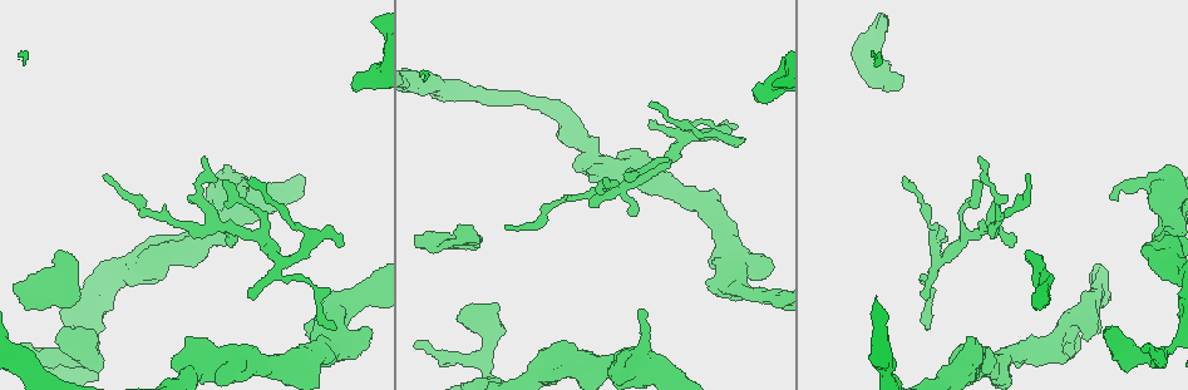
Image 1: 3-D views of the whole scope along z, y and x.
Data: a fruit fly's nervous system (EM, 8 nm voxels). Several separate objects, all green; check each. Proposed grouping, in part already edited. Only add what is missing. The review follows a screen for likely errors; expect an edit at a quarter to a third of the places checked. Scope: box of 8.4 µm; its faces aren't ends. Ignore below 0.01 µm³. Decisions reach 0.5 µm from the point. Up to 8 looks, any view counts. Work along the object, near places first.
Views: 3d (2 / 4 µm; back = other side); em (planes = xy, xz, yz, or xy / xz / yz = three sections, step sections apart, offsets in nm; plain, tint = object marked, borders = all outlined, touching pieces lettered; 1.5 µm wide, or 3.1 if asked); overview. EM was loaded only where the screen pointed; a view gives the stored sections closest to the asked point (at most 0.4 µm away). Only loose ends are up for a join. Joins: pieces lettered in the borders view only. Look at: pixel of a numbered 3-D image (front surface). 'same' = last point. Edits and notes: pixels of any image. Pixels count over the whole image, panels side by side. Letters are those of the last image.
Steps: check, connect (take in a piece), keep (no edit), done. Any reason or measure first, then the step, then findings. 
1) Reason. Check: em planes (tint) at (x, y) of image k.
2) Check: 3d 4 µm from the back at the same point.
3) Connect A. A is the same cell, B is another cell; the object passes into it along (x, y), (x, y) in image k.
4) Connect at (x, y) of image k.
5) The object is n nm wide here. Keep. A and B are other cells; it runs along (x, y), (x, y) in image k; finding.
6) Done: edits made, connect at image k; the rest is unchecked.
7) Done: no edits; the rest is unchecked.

Thin end. Check: em planes (borders) at (249, 297) of image 1.

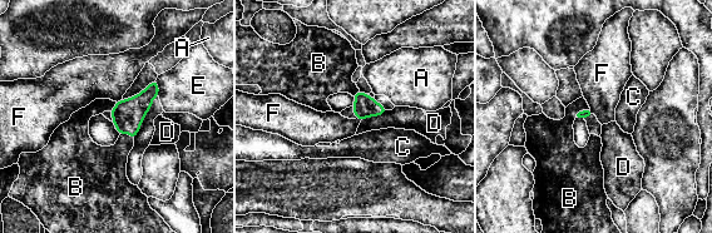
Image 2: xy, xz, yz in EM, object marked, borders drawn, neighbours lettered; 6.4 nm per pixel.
Connect B. B is the same cell, A, C, D, E and F are other cells; the object passes into it along (587, 113), (579, 112), (553, 140) in image 2; the neuron continues.

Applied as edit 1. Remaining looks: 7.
Check: overview.

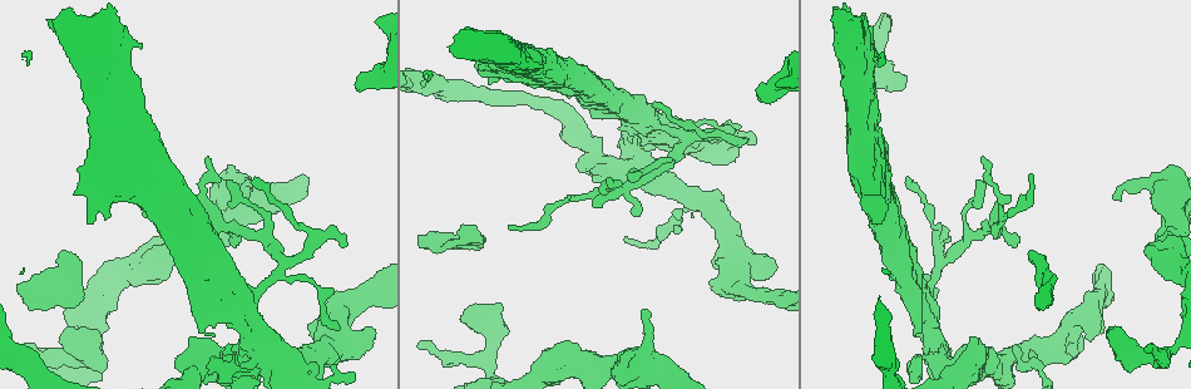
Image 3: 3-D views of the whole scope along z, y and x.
Free end. Check: 3d 2 µm at (235, 246) of image 3.

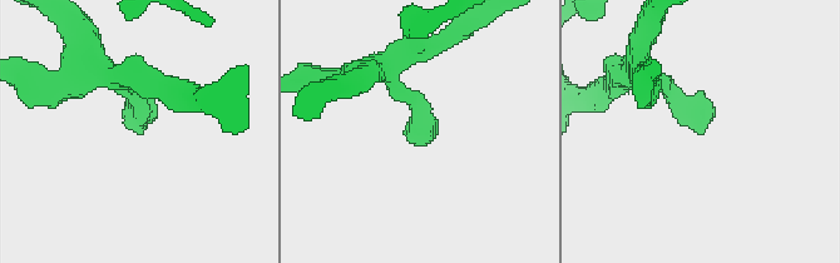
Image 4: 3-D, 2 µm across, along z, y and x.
Check: em xz step 8 (plain) at (702, 134) of image 4.

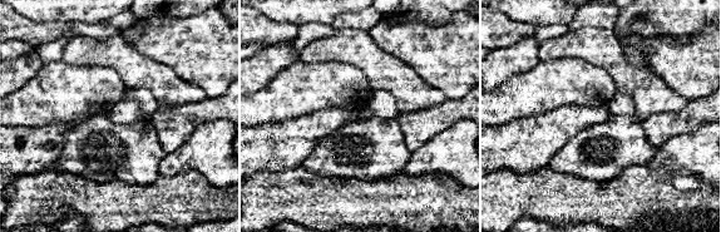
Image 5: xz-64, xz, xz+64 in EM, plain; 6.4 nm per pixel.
Check: em xz step 8 (borders) at the same point.

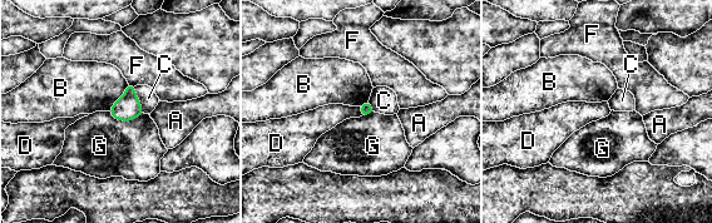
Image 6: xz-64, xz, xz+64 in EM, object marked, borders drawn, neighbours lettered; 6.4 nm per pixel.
Keep. A, B, C, D, F and G are other cells; a border runs along (359, 107), (361, 115) in image 6; no lettered piece goes on from it.

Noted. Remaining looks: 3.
Free end. Check: 3d 4 µm at (759, 98) of image 3.

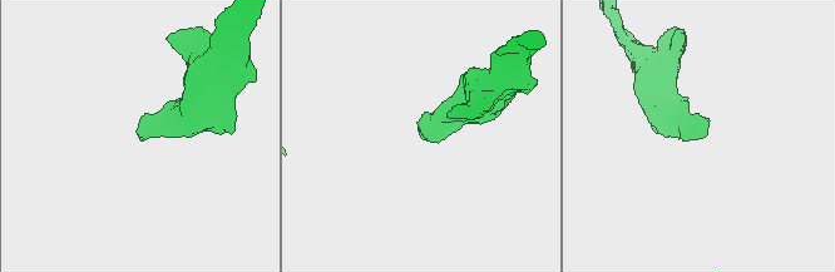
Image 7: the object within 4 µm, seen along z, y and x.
Check: em xy step 4 (tint) at (420, 135) of image 7.

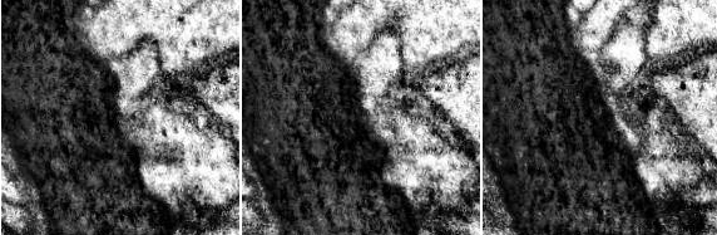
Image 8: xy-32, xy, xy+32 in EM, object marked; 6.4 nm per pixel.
Check: em planes (borders) at the same point.

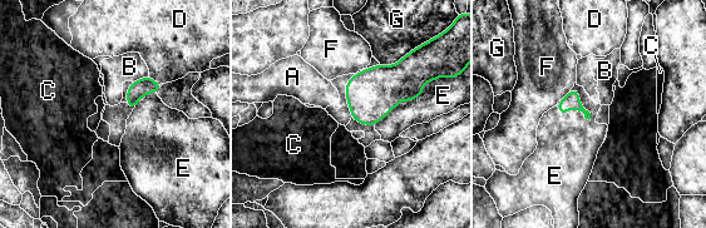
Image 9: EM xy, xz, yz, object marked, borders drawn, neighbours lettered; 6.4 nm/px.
Keep. A, B, C, D, E, F and G are other cells; a border runs along (556, 108), (591, 118) in image 9; no lettered piece goes on from it.

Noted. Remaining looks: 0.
Done: edits made, connect at image 2; the rest is unchecked.

